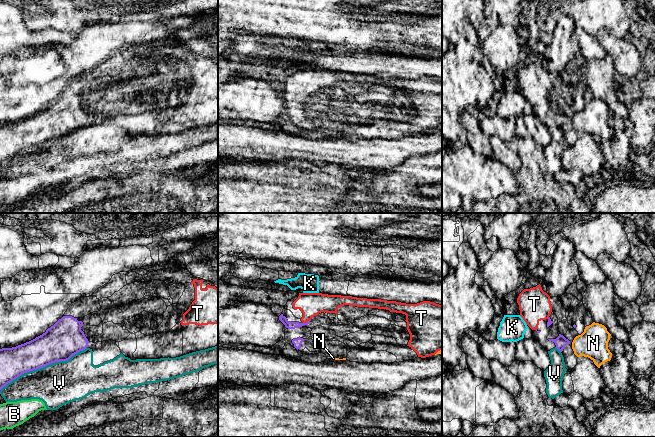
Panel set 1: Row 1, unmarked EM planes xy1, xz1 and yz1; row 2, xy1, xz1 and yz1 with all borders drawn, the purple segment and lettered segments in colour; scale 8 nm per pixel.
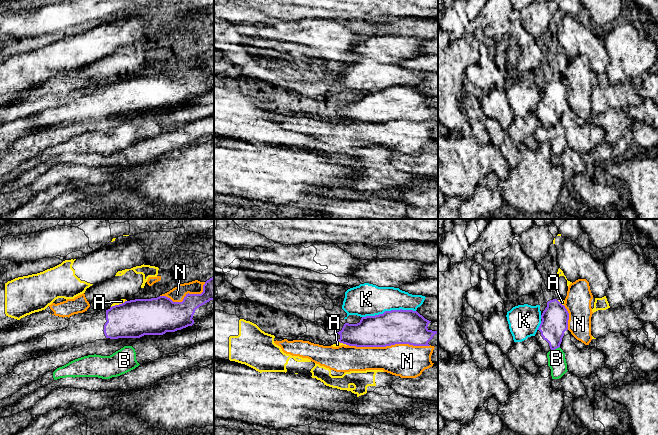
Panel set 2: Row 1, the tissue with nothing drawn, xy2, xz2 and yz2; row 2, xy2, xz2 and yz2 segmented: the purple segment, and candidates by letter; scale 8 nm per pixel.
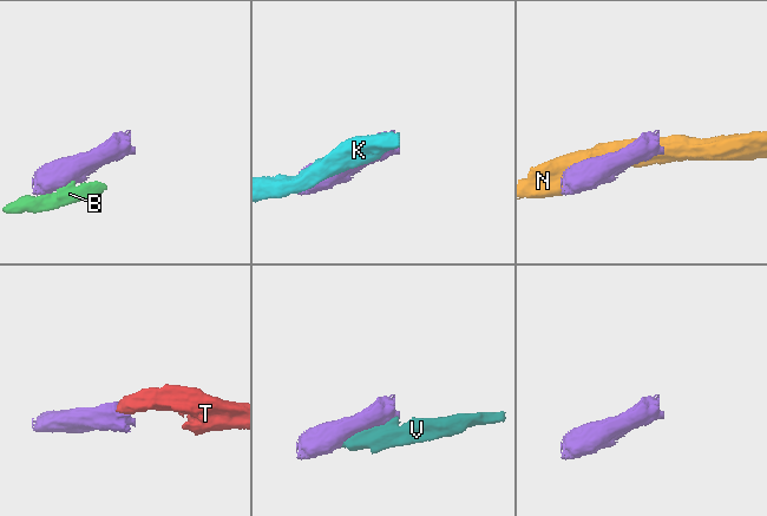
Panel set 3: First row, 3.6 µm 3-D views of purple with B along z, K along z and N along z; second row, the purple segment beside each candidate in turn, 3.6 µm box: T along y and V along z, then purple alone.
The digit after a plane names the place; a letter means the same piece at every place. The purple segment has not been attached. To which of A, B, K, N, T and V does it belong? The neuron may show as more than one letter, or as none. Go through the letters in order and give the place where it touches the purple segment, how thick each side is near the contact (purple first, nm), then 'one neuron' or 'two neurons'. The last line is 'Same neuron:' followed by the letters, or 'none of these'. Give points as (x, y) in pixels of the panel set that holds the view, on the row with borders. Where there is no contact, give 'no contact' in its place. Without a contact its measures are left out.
A: xy2 (119, 304) | 300/40 nm | two neurons
B: yz2 (555, 348) | 220/140 nm | two neurons
K: xz2 (388, 311) | 280/260 nm | two neurons
N: xz2 (389, 345) | 280/280 nm | two neurons
T: xz1 (306, 322) | 60/190 nm | one neuron
V: xy1 (43, 366) | 300/340 nm | two neurons
Same neuron: T

